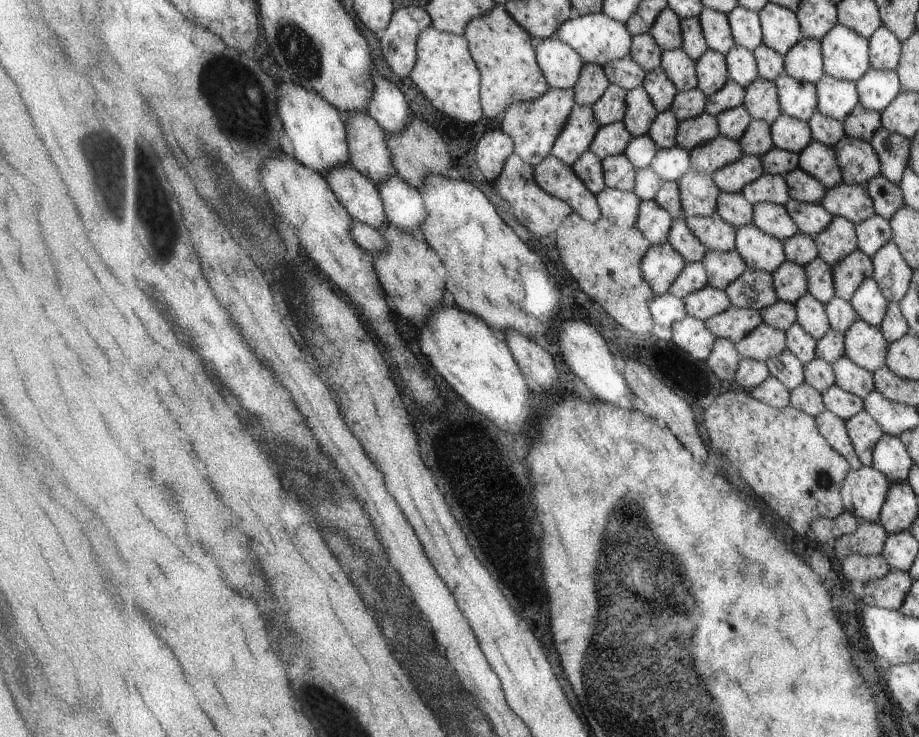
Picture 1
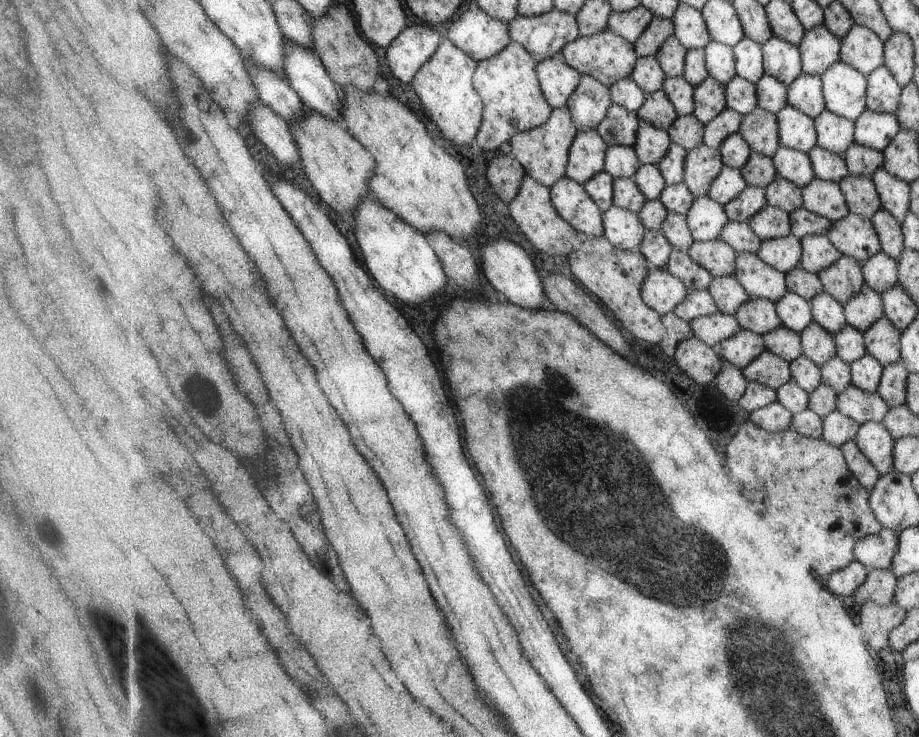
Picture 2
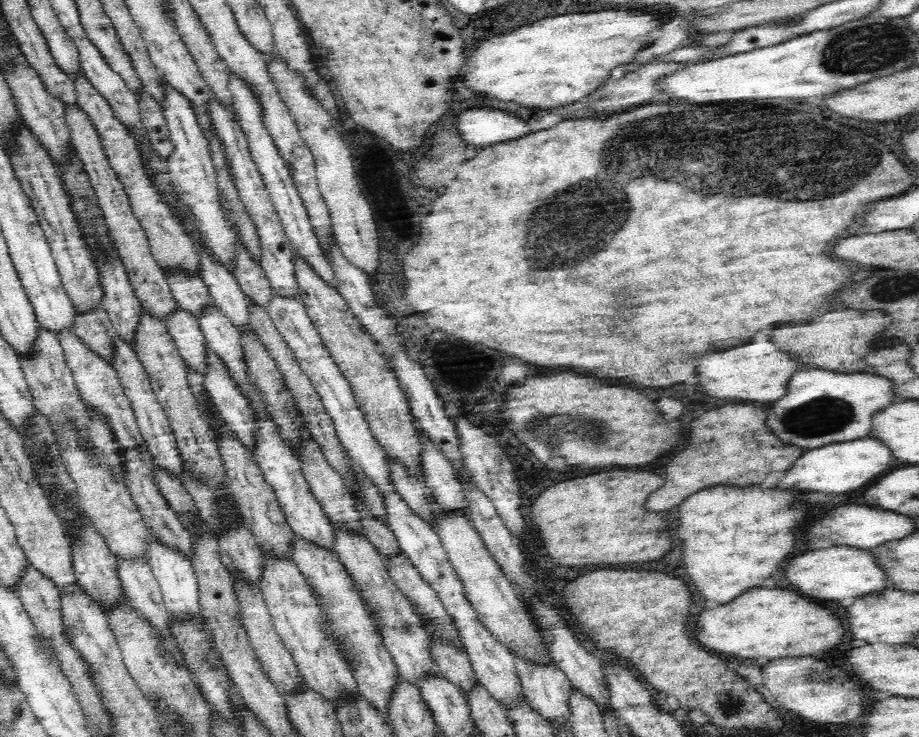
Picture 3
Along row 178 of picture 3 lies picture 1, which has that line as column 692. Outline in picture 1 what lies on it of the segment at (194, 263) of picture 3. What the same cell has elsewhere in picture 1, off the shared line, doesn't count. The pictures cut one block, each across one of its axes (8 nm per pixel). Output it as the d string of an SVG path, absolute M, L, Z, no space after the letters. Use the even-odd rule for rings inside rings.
M705 112L696 119L689 119L679 123L678 145L691 153L697 147L712 141L719 135L718 117Z

